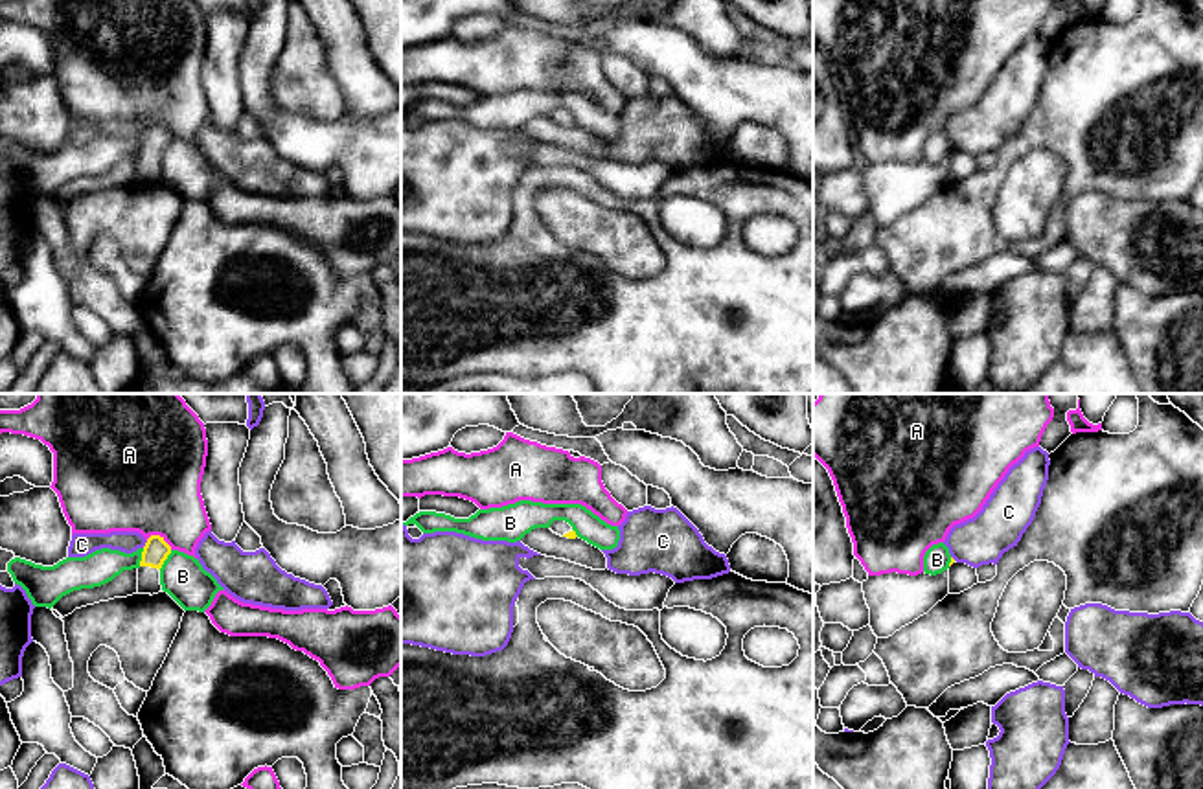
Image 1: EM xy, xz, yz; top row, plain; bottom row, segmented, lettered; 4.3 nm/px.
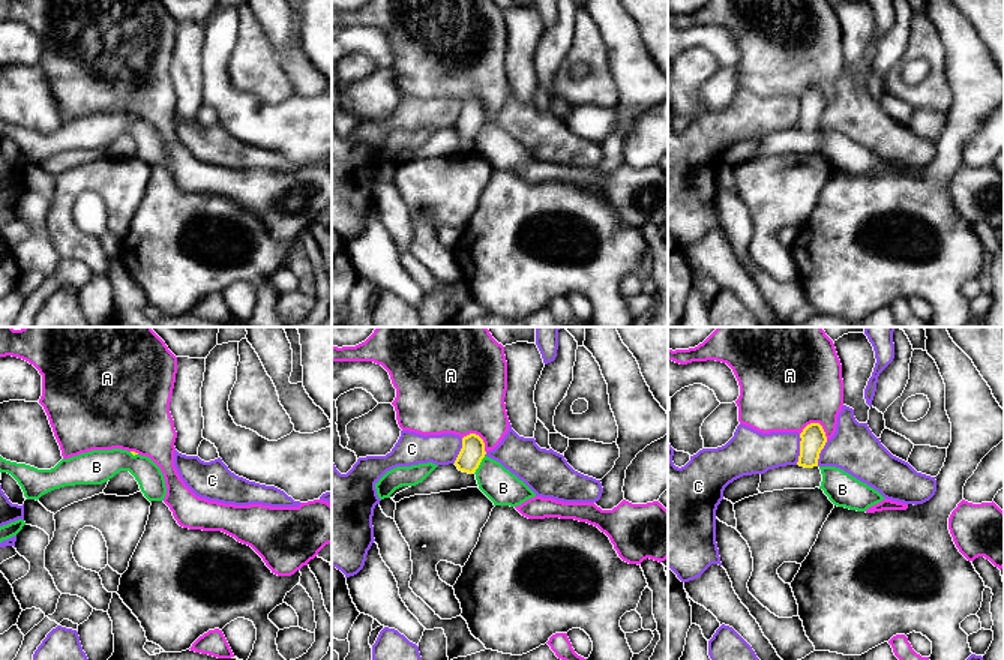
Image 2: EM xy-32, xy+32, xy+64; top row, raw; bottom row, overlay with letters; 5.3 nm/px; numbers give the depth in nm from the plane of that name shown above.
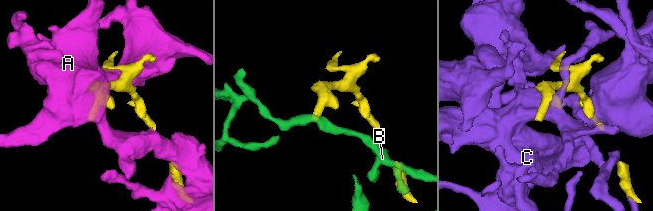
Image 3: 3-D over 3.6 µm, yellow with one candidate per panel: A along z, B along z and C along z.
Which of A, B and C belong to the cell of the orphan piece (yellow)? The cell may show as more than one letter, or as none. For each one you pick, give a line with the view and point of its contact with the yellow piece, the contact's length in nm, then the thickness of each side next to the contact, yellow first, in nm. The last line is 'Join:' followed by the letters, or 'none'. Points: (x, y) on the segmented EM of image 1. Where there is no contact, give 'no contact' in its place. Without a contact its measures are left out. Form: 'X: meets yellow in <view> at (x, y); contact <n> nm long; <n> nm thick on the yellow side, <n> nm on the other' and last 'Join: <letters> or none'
Join: none

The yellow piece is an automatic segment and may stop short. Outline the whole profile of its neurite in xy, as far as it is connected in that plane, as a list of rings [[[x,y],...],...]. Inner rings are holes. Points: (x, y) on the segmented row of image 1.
[[[151,535],[143,546],[142,561],[138,568],[138,594],[158,594],[162,592],[160,585],[160,568],[171,546],[160,535]]]

